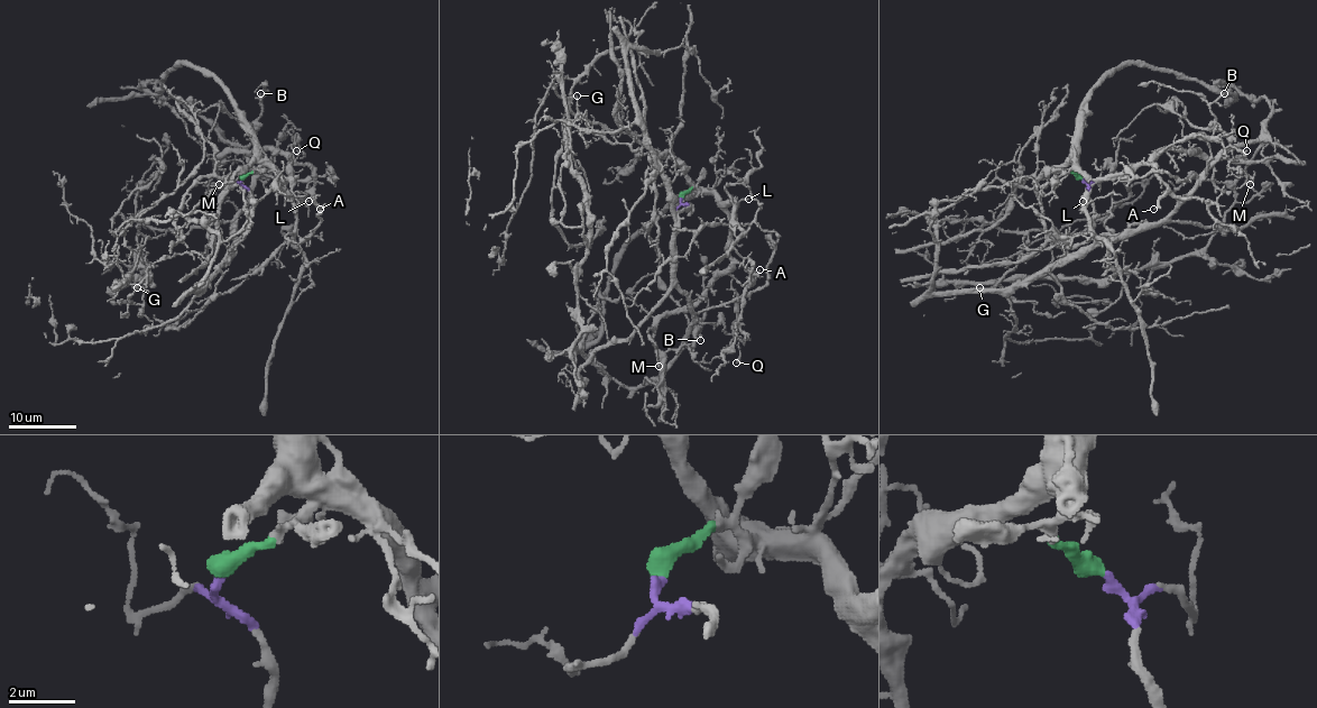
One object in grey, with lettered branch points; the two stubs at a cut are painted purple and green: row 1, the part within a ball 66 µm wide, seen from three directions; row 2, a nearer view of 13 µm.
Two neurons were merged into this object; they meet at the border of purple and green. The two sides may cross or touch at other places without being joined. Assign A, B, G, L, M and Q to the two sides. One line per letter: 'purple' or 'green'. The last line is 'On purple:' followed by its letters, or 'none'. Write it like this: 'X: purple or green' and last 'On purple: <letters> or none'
A: green
B: purple
G: green
L: green
M: green
Q: green
On purple: B

